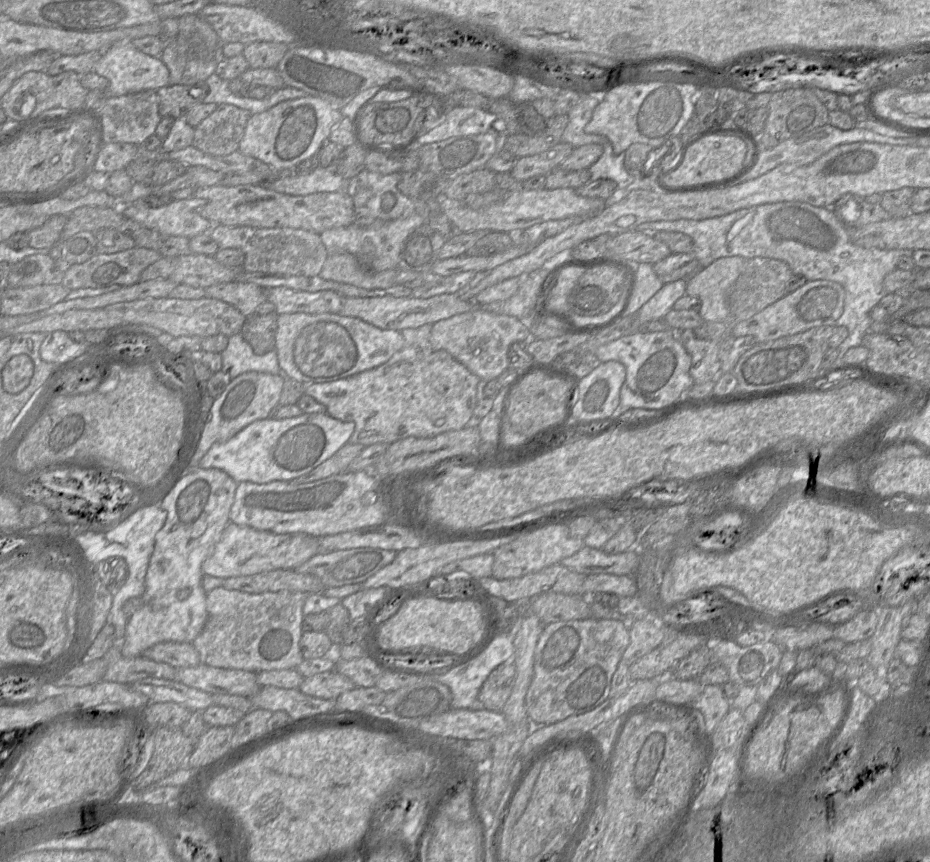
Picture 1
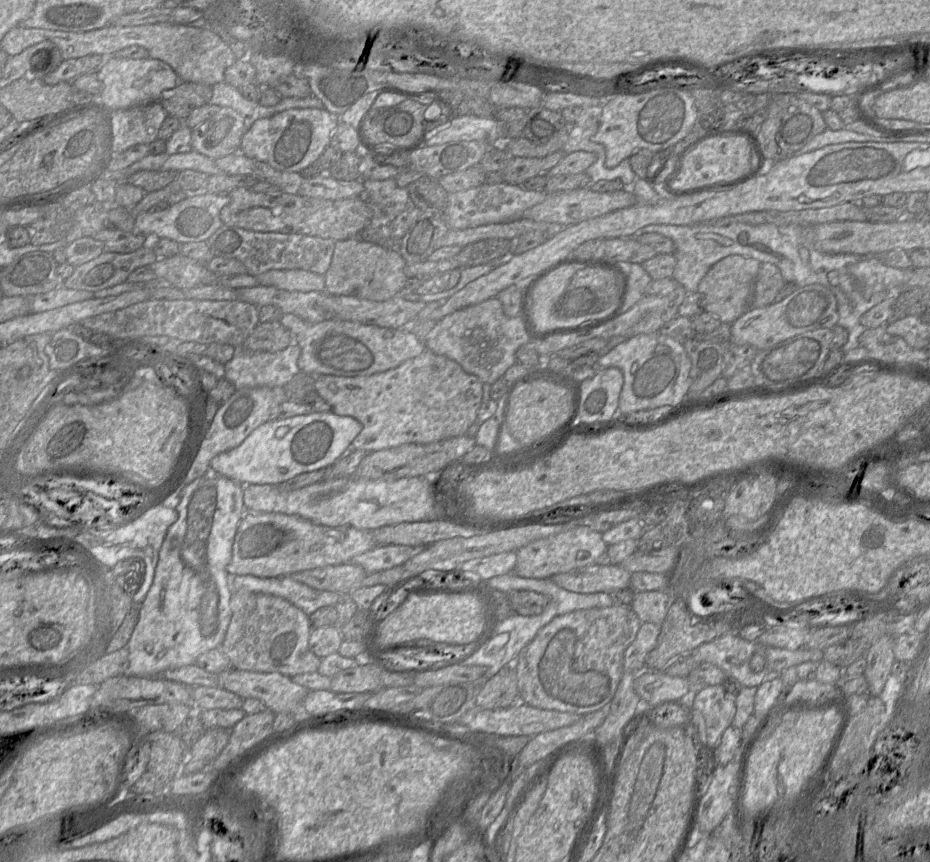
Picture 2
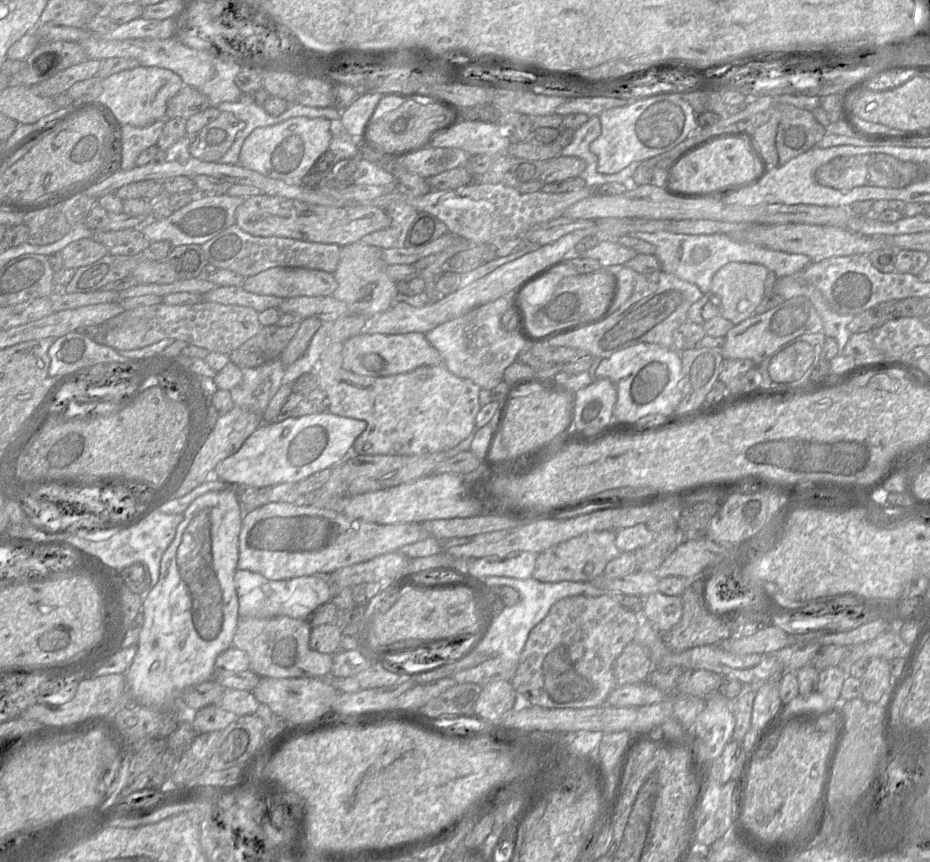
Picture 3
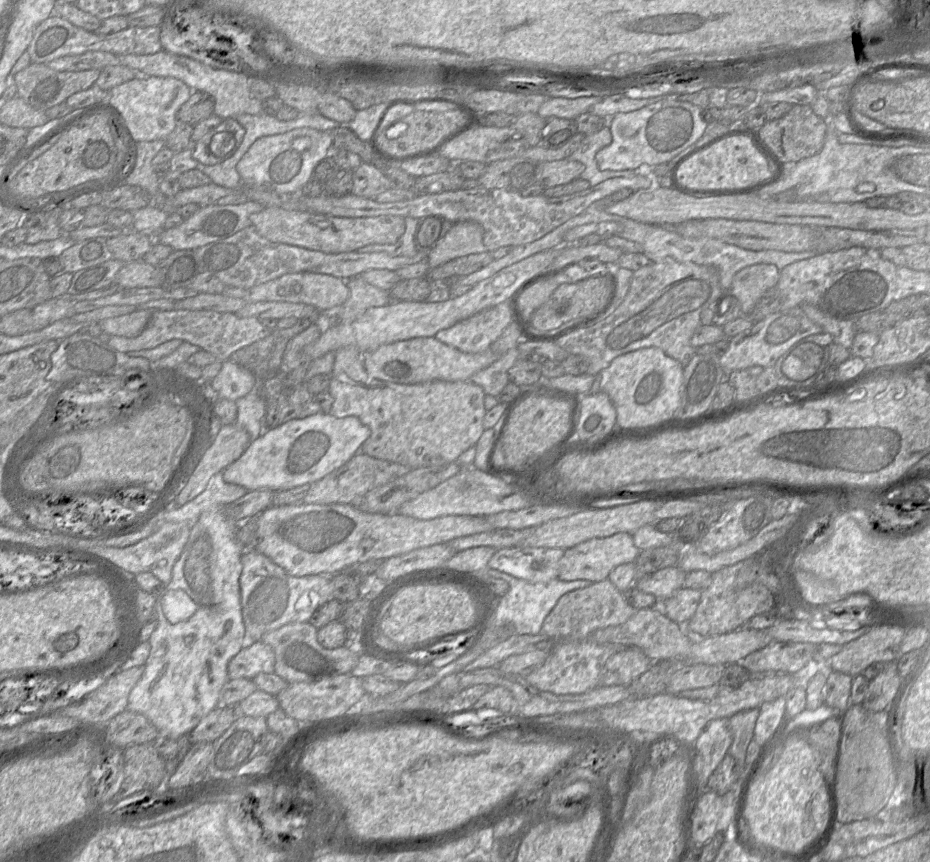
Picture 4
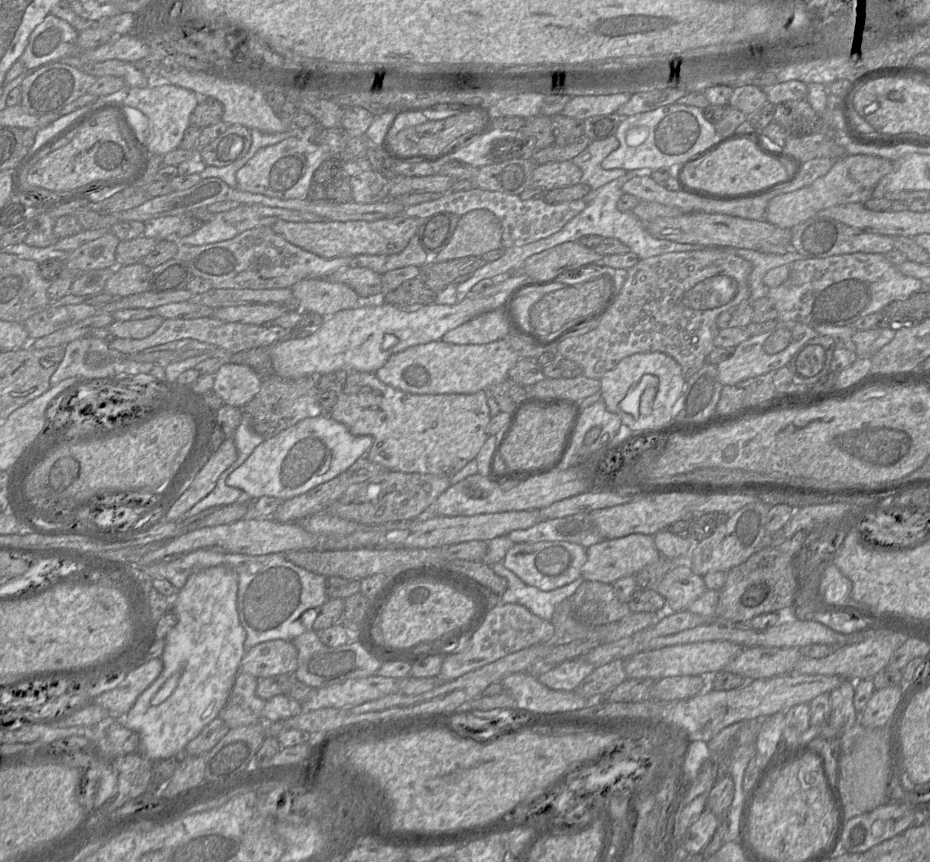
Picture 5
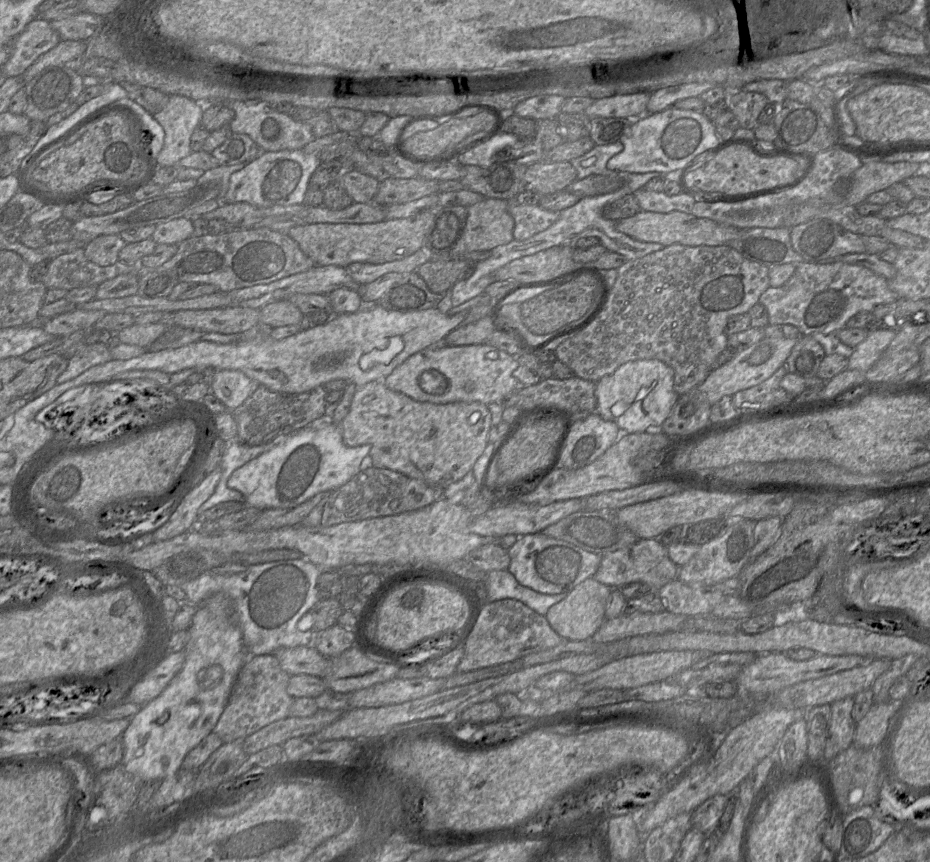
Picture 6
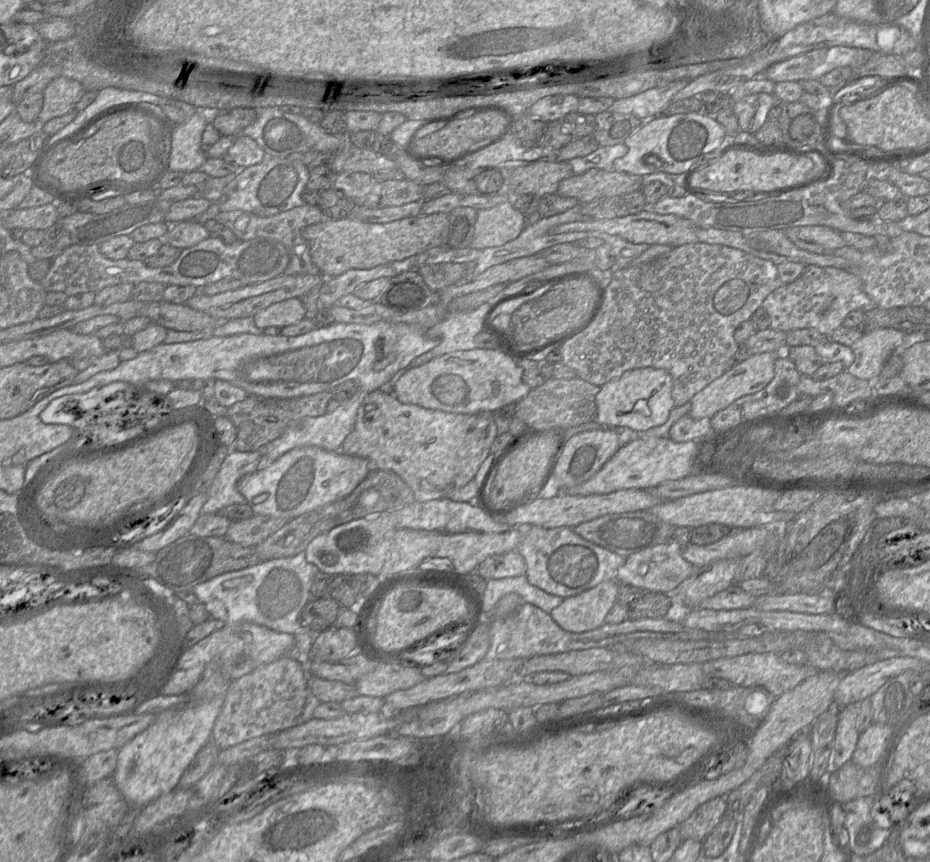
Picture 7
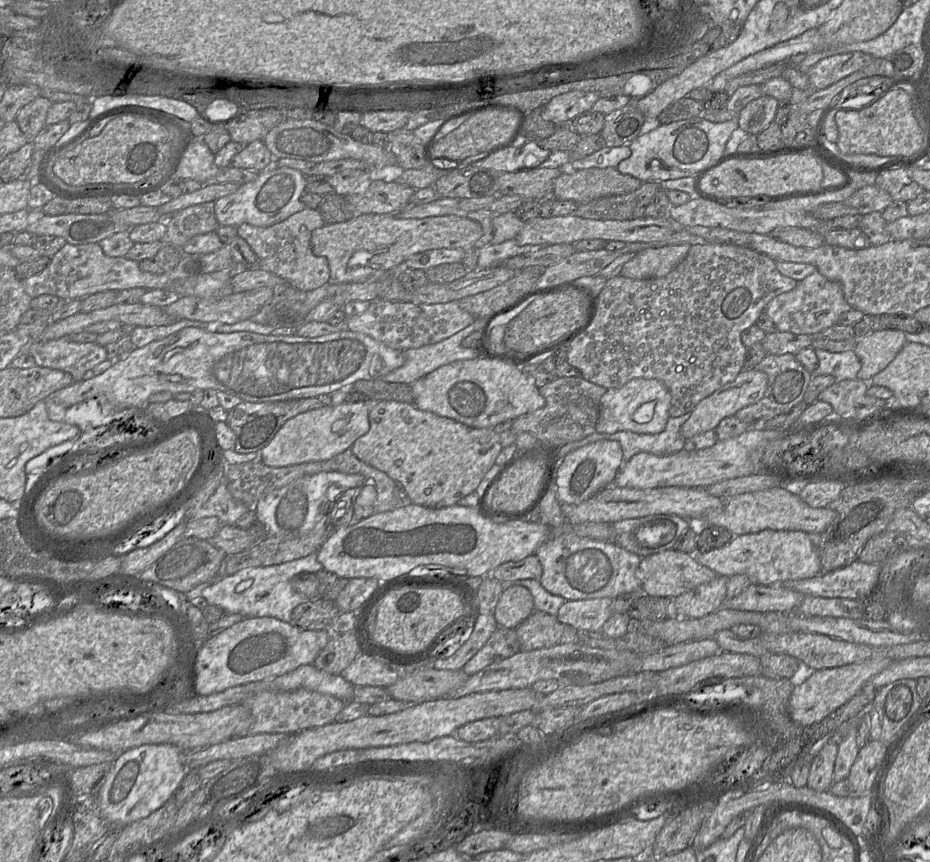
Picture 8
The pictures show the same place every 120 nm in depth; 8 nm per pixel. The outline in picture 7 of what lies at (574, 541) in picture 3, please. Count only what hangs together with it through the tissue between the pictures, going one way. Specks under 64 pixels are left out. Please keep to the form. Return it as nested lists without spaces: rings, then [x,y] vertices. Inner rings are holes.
[[[666,542],[626,557],[624,565],[618,569],[616,581],[619,584],[629,584],[648,591],[667,593],[676,590],[695,570],[695,566],[682,556],[680,548]]]

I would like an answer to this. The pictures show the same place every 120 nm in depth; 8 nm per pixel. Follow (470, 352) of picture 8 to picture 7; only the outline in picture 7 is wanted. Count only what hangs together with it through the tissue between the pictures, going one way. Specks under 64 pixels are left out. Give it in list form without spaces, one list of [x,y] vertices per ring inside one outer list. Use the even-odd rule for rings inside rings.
[[[484,303],[477,309],[465,313],[448,313],[443,321],[425,332],[428,339],[439,339],[440,344],[414,359],[407,368],[400,370],[394,376],[394,380],[407,370],[421,366],[436,357],[477,348],[475,337],[483,331],[482,324],[490,309],[489,305],[490,303]]]

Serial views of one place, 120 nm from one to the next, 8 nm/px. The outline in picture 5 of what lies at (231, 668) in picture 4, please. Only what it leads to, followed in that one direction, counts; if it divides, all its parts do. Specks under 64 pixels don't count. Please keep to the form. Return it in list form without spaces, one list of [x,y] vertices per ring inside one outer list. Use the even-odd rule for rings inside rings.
[[[277,639],[247,650],[240,663],[240,672],[259,679],[293,675],[297,667],[297,649],[293,642]]]

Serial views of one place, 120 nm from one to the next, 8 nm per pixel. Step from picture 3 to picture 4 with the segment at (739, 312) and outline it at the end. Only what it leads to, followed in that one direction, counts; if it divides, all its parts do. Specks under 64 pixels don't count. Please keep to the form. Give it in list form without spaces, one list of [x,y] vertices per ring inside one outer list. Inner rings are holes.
[[[754,264],[739,270],[733,277],[730,293],[735,296],[741,306],[743,315],[750,315],[757,302],[764,296],[765,291],[777,285],[781,271],[774,264]]]

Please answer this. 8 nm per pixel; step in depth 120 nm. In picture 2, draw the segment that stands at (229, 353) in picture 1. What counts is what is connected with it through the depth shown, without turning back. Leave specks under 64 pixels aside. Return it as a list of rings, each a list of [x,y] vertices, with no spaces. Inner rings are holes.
[[[296,341],[278,352],[253,352],[241,347],[235,347],[235,353],[230,361],[224,364],[225,376],[235,390],[252,387],[284,387],[298,372],[298,359],[301,349]]]

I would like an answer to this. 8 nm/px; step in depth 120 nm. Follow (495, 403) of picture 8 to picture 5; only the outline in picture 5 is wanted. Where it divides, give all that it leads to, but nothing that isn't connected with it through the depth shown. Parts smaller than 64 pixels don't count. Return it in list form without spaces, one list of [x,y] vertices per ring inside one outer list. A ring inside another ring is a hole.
[[[504,339],[487,344],[452,344],[436,340],[393,354],[374,374],[381,382],[413,394],[472,394],[508,379],[508,371],[518,359]]]

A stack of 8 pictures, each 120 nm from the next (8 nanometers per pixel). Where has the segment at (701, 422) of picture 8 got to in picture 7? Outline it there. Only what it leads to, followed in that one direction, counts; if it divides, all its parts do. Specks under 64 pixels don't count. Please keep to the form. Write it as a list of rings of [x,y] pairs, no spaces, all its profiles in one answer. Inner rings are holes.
[[[776,352],[752,354],[743,362],[735,364],[693,396],[689,414],[695,419],[712,418],[718,411],[725,409],[738,398],[762,390],[774,377],[774,364],[777,357]]]

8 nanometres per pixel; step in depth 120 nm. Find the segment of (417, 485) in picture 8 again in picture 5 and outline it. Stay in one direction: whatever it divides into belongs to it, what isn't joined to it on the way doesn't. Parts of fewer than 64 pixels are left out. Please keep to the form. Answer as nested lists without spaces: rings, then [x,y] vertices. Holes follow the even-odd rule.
[[[349,371],[329,416],[345,425],[354,436],[371,436],[373,443],[365,455],[370,461],[382,465],[385,469],[451,478],[476,458],[488,437],[487,425],[491,417],[487,397],[486,390],[472,394],[413,394],[381,382],[374,373]]]

